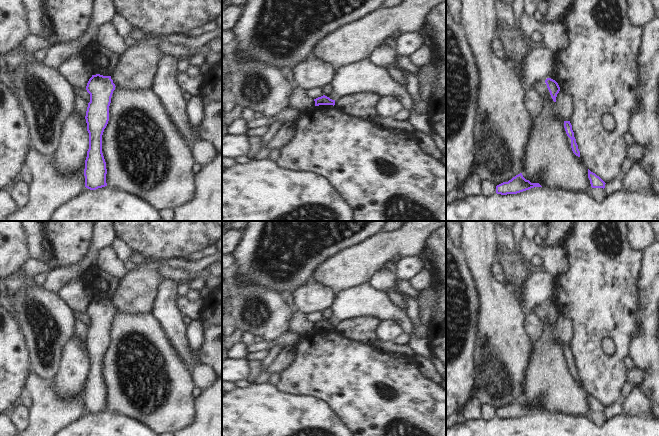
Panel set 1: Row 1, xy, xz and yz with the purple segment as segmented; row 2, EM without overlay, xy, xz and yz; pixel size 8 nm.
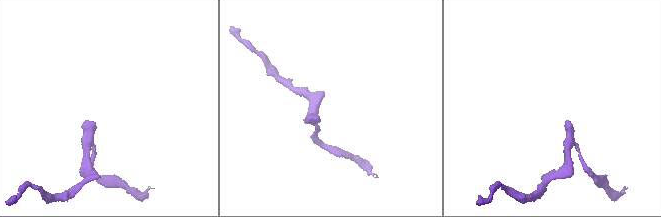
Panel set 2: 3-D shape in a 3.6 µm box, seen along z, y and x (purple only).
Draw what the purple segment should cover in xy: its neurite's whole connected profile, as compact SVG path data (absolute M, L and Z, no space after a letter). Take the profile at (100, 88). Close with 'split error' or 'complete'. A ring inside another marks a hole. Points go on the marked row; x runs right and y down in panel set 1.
M100 74L92 75L86 86L90 94L85 116L89 133L89 149L85 160L84 176L85 187L90 190L107 186L102 135L109 121L109 106L115 87L111 76Z | complete

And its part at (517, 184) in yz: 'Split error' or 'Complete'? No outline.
Complete

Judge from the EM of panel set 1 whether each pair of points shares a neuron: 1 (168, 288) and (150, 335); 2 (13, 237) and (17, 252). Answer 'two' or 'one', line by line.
1: two
2: one

